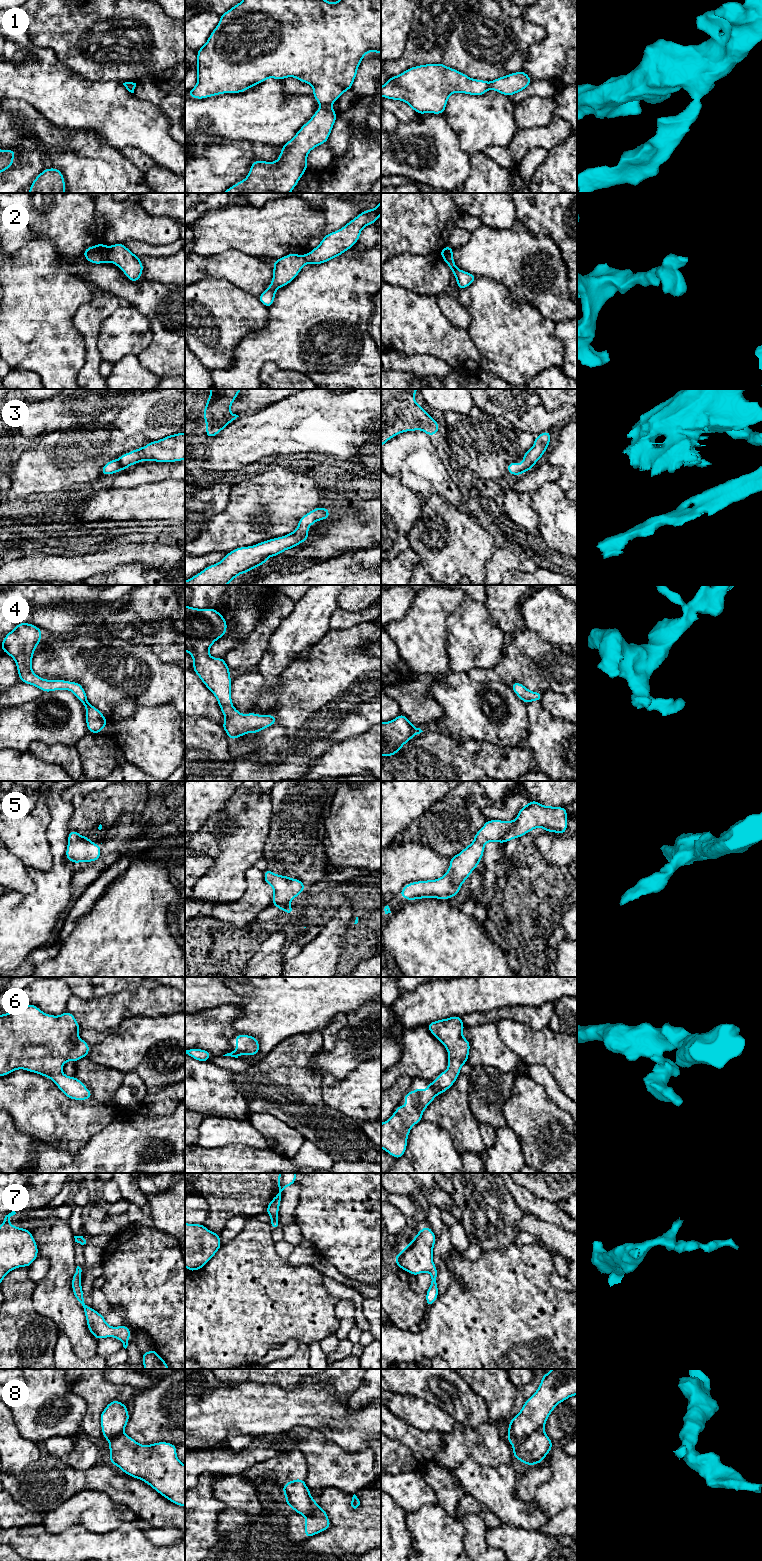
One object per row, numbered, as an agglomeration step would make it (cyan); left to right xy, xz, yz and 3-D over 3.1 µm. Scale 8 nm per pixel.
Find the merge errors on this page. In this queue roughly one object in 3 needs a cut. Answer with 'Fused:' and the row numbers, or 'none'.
Fused: 1, 2, 8

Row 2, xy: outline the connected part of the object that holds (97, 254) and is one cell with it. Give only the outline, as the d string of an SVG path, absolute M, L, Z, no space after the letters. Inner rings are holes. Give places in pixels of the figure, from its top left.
M98 242L97 245L86 248L82 255L93 264L109 263L107 249L106 245Z

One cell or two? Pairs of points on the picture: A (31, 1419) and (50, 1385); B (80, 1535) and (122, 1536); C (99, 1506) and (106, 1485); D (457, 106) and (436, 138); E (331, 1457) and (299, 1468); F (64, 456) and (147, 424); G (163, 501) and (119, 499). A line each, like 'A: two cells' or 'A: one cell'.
A: one cell
B: one cell
C: two cells
D: two cells
E: two cells
F: two cells
G: one cell

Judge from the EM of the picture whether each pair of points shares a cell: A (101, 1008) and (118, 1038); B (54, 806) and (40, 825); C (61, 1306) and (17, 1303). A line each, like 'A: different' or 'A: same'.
A: different
B: different
C: different

